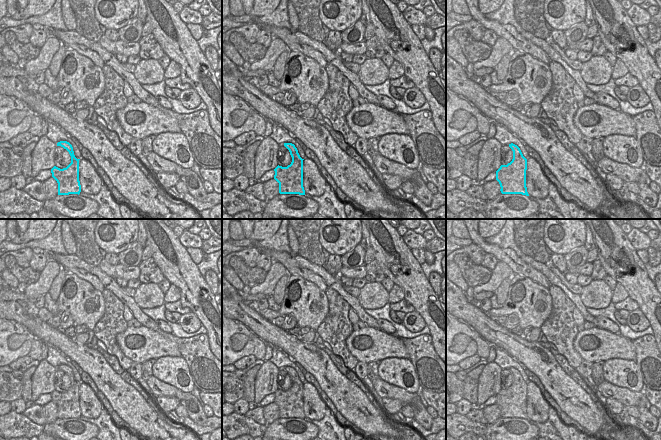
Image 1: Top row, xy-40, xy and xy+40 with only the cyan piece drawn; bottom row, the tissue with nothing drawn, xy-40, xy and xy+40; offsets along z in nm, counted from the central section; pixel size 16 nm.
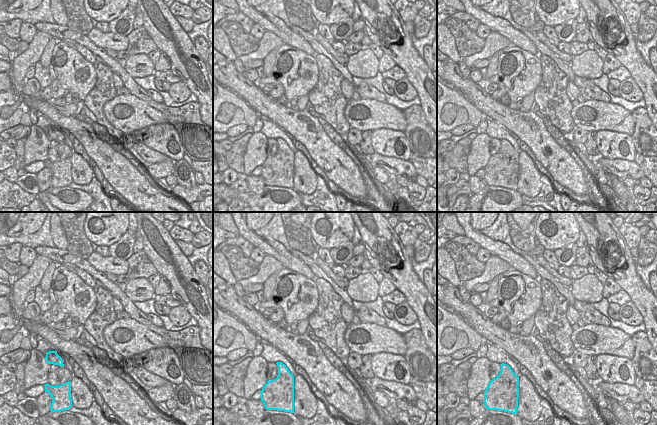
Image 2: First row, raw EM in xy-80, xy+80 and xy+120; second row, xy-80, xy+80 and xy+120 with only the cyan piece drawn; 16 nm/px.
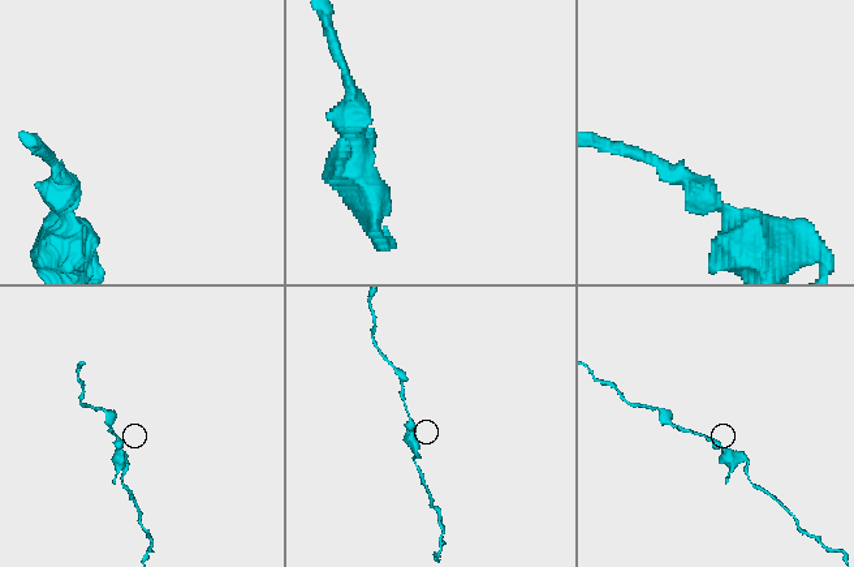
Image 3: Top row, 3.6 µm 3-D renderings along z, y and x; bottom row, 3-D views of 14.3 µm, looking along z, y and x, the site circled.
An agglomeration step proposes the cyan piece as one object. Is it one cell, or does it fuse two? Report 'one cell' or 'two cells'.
one cell

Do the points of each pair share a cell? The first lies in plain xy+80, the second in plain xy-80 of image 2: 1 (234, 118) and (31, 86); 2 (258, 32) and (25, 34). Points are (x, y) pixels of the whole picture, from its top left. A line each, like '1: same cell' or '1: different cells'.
1: same cell
2: same cell

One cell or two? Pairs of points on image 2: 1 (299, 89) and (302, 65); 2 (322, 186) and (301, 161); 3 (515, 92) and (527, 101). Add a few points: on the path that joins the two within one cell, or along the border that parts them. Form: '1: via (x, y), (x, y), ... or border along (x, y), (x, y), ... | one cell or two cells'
1: via (299, 83), (301, 71) | one cell
2: border along (317, 174), (316, 189), (312, 193), (297, 192) | two cells
3: border along (533, 92), (530, 92), (522, 99) | two cells

